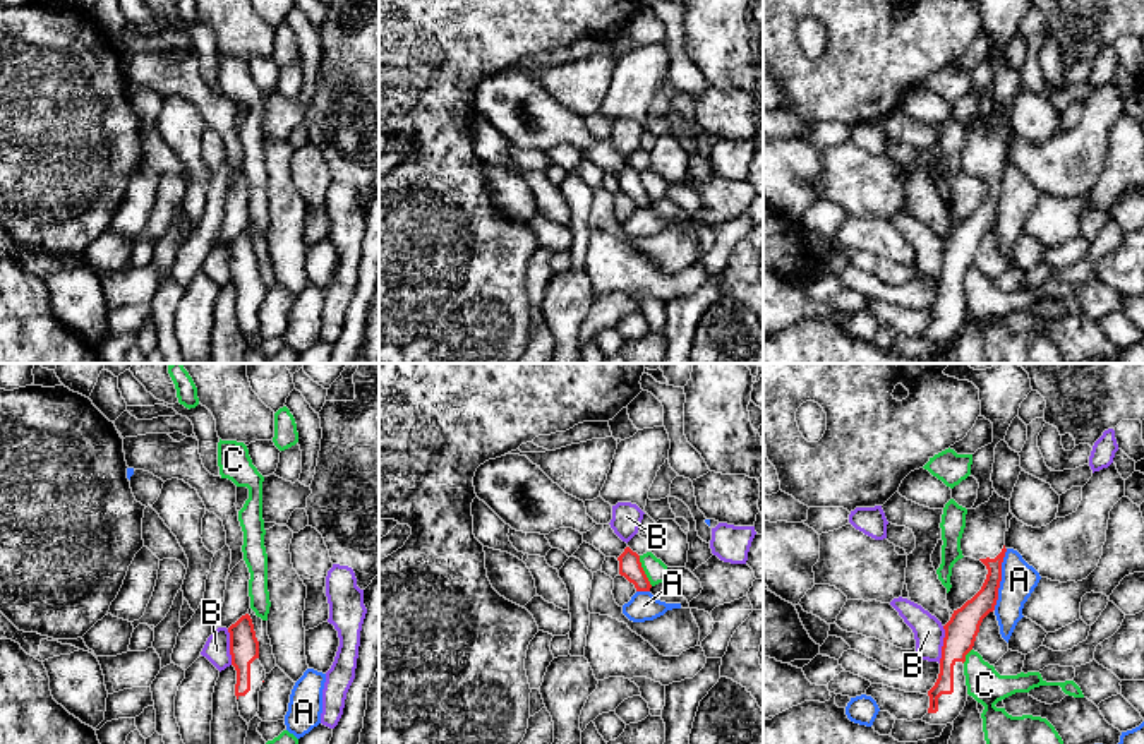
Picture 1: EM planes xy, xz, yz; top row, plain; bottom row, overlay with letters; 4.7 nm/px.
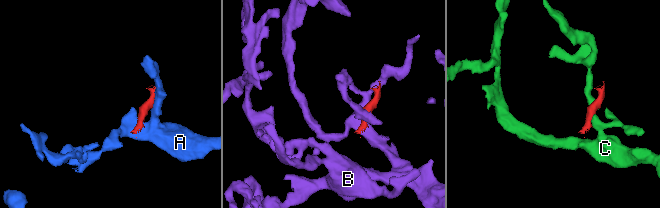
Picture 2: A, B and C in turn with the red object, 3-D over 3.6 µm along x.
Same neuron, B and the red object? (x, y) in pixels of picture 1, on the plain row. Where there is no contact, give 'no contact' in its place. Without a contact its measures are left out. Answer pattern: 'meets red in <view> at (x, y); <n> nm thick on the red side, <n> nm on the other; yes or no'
meets red in yz at (944, 261); 150 nm thick on the red side, 140 nm on the other; no

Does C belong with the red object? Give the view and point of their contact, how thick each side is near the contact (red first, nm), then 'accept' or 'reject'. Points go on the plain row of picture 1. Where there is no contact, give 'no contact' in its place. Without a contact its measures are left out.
xz (644, 187) | 110/100 nm | reject

